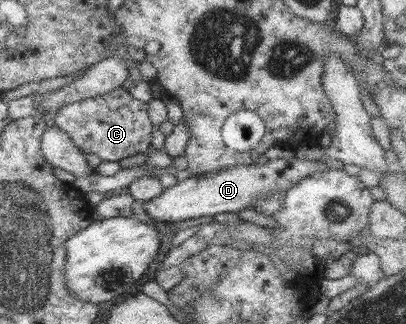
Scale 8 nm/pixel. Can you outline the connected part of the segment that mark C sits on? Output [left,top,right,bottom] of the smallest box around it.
[53,88,154,161]

